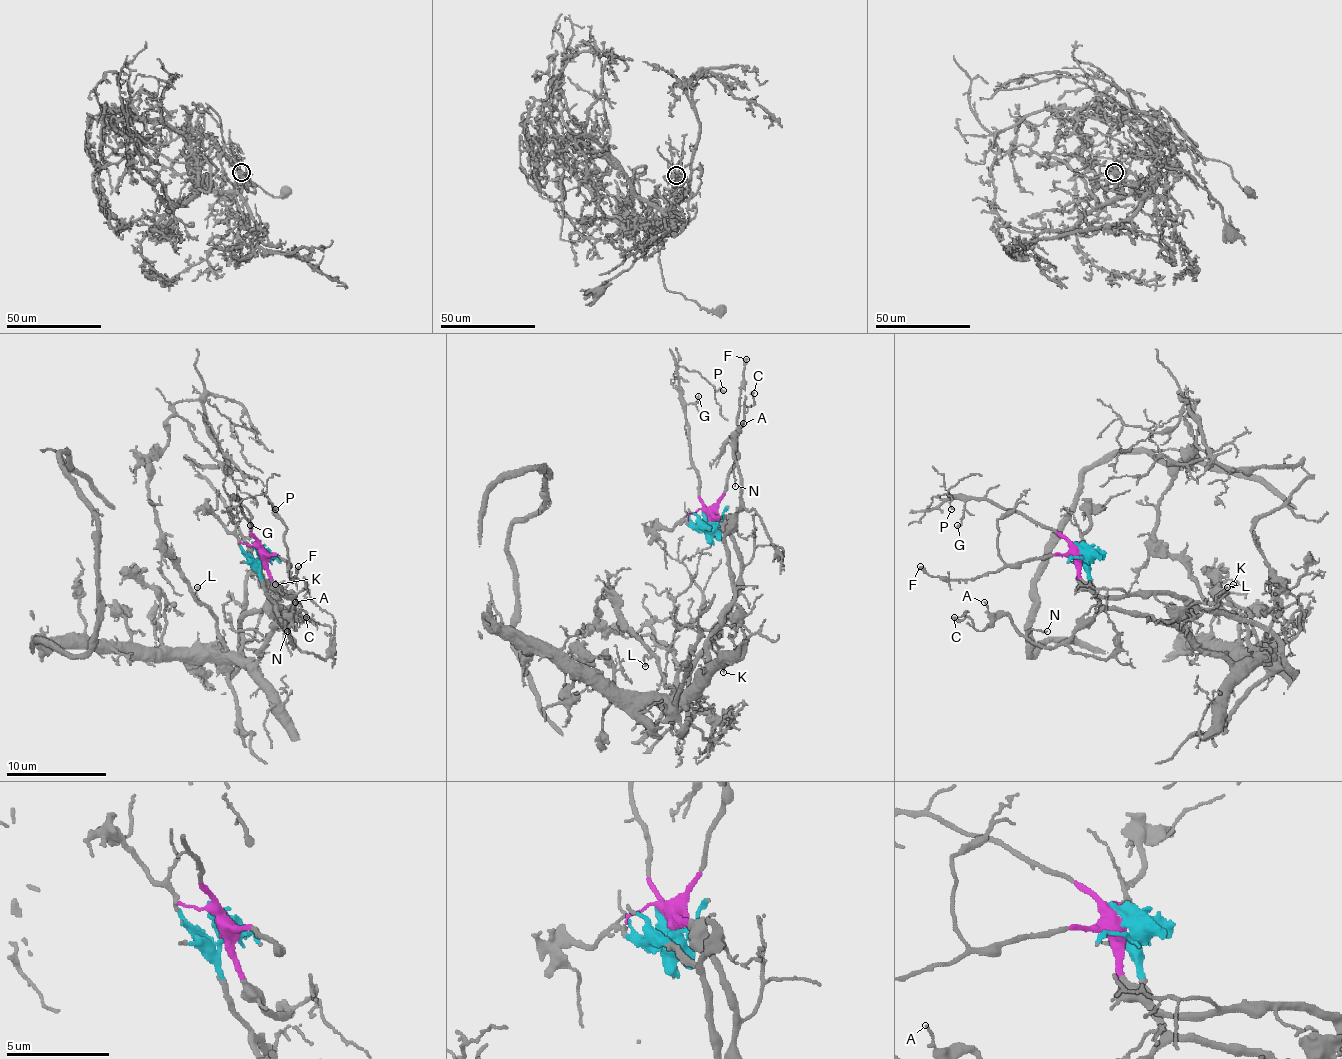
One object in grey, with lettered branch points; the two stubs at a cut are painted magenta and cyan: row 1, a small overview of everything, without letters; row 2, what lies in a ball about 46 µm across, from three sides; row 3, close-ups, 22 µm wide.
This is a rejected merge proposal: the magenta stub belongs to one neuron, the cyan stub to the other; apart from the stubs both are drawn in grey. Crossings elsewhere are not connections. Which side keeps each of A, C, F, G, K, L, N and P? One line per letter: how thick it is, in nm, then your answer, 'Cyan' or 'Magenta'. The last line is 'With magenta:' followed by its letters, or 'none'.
A: Thickness 100 nm. Cyan
C: Thickness 140 nm. Cyan
F: Thickness 200 nm. Magenta
G: Thickness 130 nm. Magenta
K: Thickness 120 nm. Magenta
L: Thickness 140 nm. Cyan
N: Thickness 120 nm. Cyan
P: Thickness 110 nm. Magenta
With magenta: F, G, K, P

